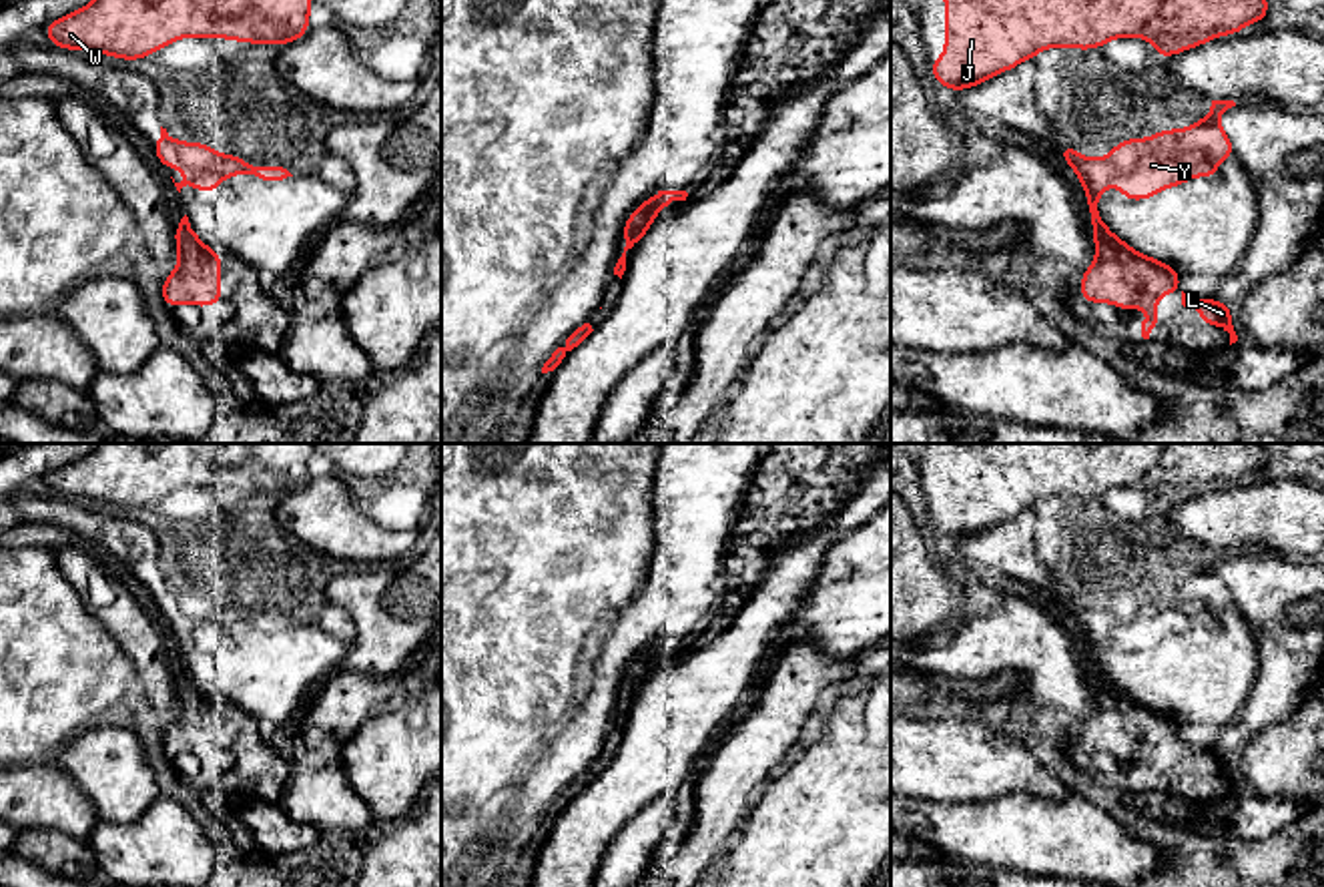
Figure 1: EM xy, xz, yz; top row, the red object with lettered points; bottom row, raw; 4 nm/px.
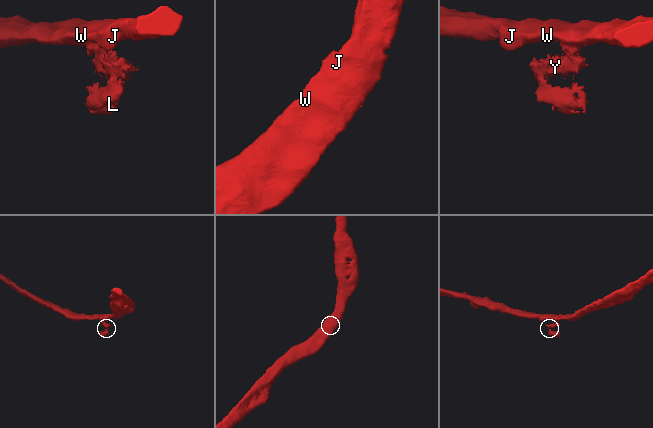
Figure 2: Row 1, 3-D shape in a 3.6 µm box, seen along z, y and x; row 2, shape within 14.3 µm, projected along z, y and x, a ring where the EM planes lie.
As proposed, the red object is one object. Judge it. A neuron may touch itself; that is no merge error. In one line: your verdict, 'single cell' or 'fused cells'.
fused cells

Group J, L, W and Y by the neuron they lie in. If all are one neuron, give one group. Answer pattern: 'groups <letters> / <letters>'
groups J W Y / L

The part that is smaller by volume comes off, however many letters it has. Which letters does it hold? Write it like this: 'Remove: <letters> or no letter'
Remove: L

